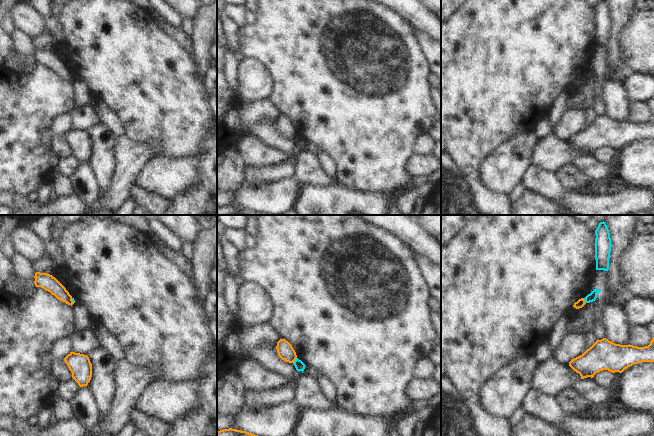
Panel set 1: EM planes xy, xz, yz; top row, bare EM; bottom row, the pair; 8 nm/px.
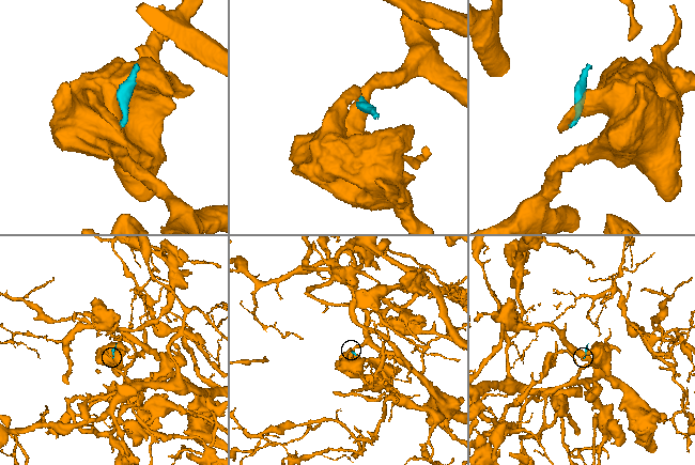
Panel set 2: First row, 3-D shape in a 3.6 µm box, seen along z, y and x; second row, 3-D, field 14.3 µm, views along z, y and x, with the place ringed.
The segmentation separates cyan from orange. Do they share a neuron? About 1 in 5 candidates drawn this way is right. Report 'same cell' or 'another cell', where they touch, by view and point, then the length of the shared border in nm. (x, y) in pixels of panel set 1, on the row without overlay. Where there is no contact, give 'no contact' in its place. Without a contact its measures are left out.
another cell | xz (295, 136) | 60 nm

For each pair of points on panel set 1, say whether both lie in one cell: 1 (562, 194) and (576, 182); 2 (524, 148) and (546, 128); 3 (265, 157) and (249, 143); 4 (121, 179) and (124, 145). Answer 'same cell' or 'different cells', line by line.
1: different cells
2: different cells
3: same cell
4: same cell

